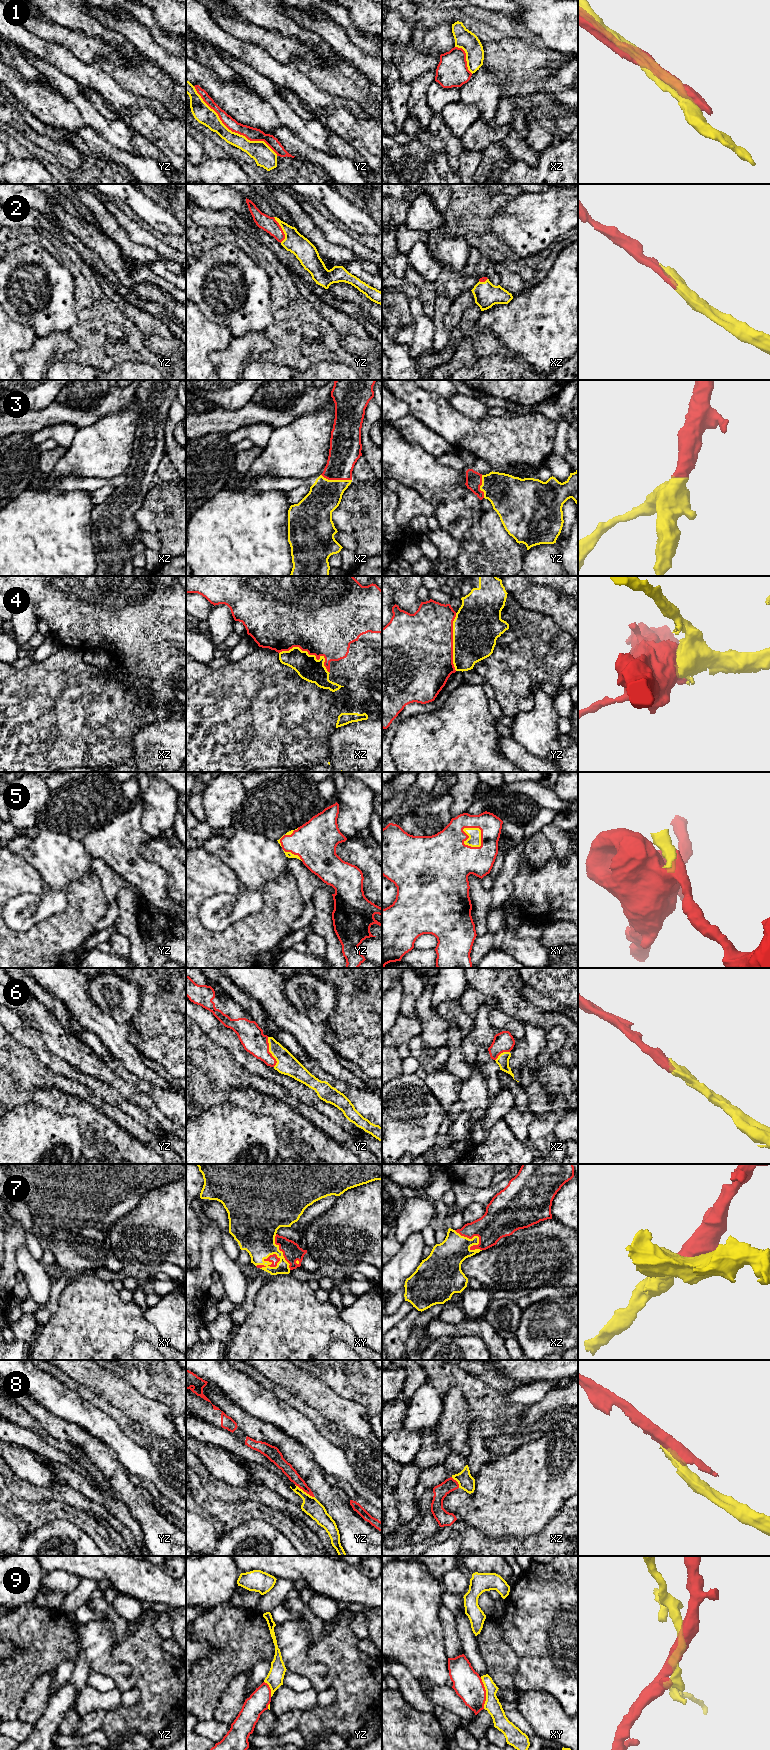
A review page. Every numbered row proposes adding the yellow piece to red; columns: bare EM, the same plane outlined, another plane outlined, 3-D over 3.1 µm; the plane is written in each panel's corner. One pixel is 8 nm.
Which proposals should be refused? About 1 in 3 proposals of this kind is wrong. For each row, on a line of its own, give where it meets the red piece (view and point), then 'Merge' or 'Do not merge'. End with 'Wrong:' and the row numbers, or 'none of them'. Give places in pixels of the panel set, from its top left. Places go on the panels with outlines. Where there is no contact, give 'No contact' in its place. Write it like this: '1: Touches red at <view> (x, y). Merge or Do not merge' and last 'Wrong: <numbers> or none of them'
1: Touches red at yz (232, 131). Do not merge
2: Touches red at yz (282, 230). Merge
3: Touches red at xz (336, 479). Merge
4: Touches red at xz (309, 654). Do not merge
5: Touches red at xy (479, 828). Merge
6: Touches red at yz (269, 1052). Merge
7: Touches red at xy (269, 1265). Merge
8: Touches red at yz (305, 1491). Do not merge
9: Touches red at xy (485, 1693). Do not merge
Wrong: 1, 4, 8, 9

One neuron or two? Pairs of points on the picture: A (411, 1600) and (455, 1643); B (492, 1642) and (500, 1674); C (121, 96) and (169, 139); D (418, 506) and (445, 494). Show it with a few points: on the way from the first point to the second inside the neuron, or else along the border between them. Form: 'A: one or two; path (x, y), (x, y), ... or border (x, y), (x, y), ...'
A: two; border (439, 1608), (439, 1621), (447, 1654)
B: one; path (494, 1650), (500, 1659), (500, 1666)
C: two; border (111, 107), (124, 109), (148, 106), (155, 112)
D: two; border (409, 488), (426, 499), (435, 514)

